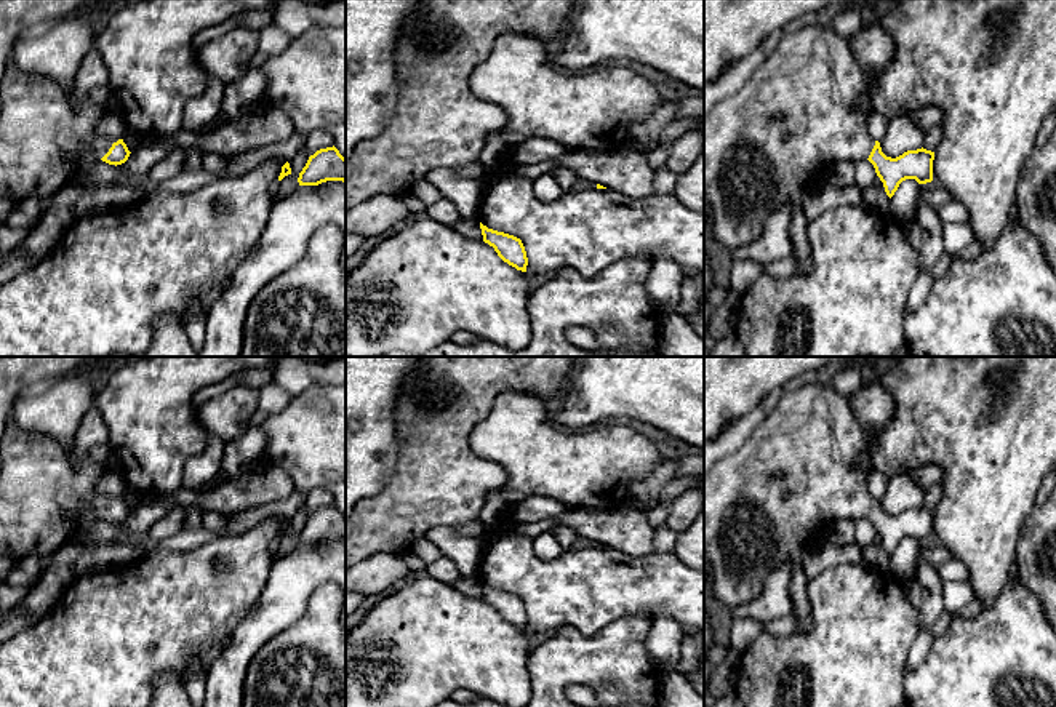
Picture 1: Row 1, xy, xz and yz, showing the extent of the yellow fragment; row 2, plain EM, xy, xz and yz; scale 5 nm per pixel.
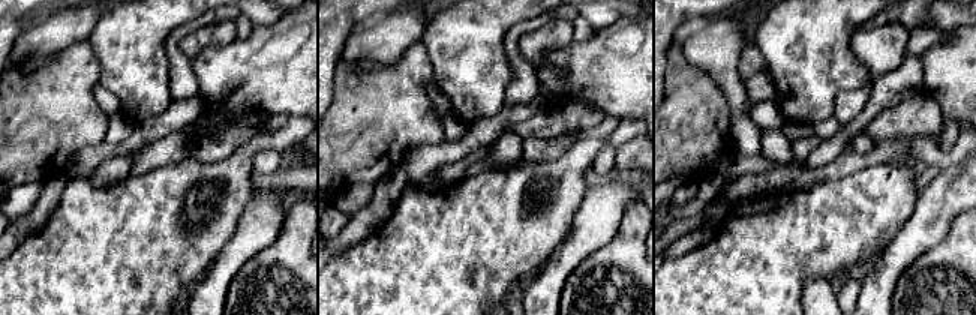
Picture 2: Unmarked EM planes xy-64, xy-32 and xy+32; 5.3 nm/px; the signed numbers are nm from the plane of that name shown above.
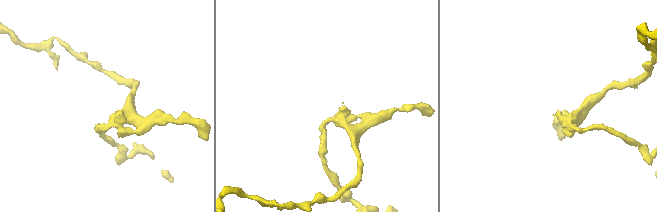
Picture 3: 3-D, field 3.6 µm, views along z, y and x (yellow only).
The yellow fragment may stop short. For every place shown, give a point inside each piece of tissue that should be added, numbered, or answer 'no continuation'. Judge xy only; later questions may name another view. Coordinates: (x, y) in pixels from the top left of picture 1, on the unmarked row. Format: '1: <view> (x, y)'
1: xy (45, 488)

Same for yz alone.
1: yz (772, 499)

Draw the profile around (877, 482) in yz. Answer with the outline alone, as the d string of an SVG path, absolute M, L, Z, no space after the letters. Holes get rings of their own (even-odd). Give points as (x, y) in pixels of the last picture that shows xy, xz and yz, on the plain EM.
M869 470L869 475L867 475L867 489L870 493L872 497L875 499L882 499L886 488L888 488L888 483L890 483L890 477L891 473L883 473L883 472L877 472L877 470Z

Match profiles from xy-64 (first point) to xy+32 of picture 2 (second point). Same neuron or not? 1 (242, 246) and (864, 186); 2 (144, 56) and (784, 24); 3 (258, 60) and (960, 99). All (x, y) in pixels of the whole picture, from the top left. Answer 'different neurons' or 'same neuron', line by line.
1: different neurons
2: same neuron
3: same neuron

